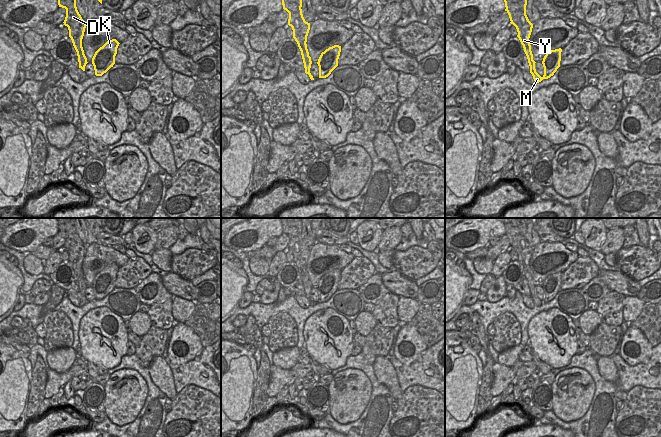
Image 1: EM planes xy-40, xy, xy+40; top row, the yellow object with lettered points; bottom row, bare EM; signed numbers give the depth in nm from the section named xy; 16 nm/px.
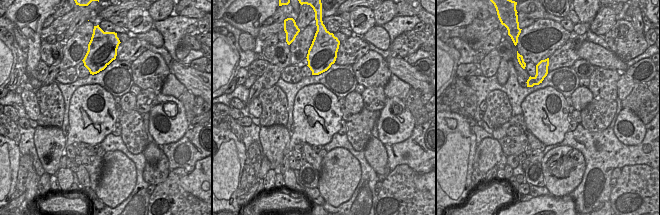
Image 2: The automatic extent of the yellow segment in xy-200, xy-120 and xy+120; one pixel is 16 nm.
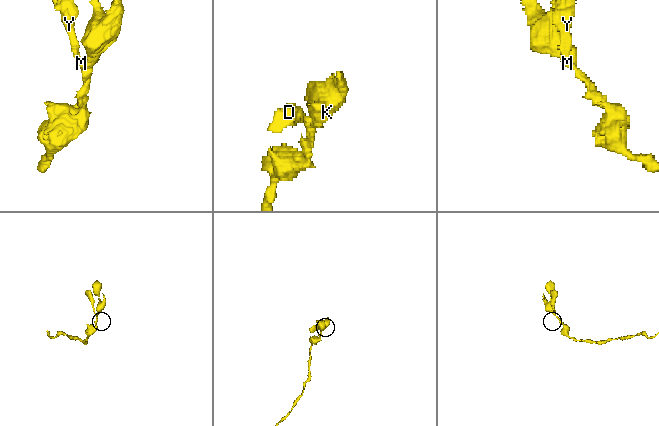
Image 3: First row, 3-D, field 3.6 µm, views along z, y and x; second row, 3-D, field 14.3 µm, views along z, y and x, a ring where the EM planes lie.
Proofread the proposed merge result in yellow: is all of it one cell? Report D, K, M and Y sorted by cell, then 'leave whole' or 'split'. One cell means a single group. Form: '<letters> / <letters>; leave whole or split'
D Y / K M; split

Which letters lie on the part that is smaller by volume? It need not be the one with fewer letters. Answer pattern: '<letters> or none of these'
D, Y

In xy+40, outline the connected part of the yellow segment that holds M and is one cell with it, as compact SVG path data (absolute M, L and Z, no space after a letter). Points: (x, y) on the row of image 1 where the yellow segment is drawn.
M555 49L548 51L543 58L542 64L544 67L544 75L541 77L536 69L534 70L533 79L536 83L541 82L543 79L548 79L554 75L557 69L560 67L562 49Z

